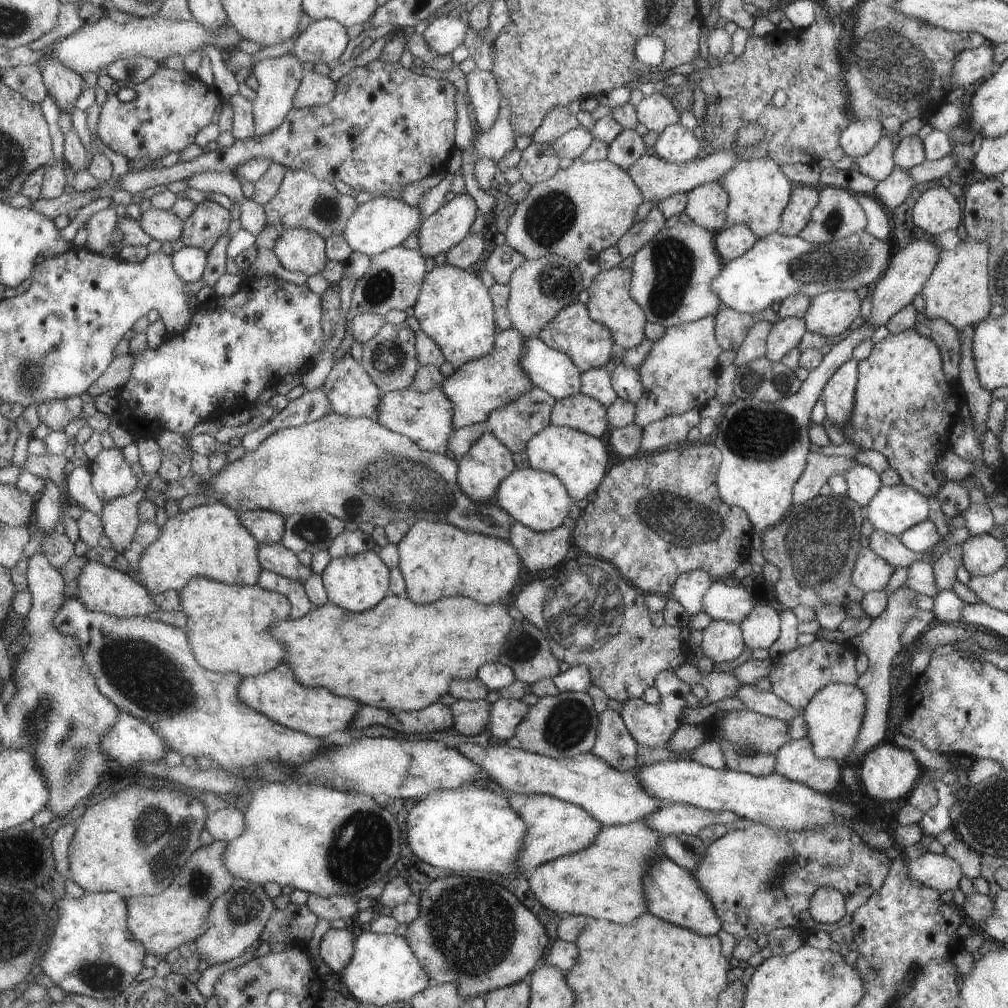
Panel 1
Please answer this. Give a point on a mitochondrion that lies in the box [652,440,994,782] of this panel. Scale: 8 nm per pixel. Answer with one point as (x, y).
(818, 542)

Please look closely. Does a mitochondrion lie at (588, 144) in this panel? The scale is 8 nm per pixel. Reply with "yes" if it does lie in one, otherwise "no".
no

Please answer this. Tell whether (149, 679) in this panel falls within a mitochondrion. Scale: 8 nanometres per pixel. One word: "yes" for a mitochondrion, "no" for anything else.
yes

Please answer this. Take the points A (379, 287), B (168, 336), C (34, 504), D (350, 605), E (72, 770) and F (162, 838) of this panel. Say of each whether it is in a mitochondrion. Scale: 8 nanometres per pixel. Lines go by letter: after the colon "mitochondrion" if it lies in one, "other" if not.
A: mitochondrion
B: other
C: other
D: other
E: mitochondrion
F: mitochondrion

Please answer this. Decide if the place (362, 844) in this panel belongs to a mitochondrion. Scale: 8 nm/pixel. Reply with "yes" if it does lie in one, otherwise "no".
yes

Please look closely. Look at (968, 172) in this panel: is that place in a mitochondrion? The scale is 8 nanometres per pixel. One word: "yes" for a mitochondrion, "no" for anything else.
no

